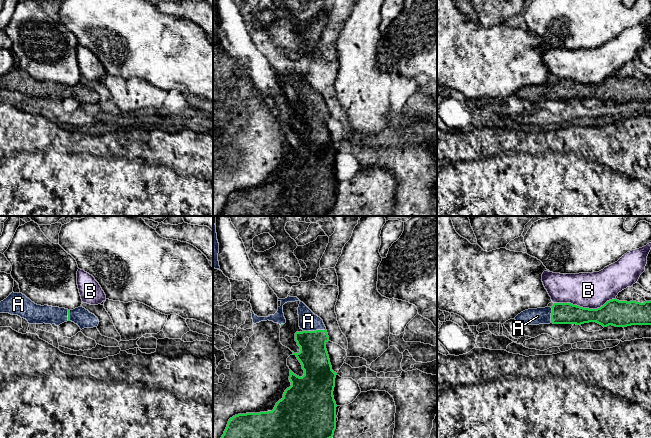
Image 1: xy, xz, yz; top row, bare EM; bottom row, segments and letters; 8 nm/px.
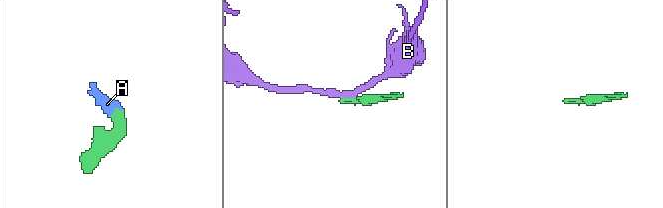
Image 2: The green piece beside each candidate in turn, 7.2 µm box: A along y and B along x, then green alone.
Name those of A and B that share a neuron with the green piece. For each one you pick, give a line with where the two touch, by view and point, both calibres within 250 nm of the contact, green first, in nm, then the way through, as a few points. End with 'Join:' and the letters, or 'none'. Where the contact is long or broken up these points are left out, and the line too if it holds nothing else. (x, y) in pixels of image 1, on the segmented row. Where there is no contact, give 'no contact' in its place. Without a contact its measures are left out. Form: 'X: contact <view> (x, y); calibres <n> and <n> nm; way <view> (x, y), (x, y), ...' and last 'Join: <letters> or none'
A: contact xz (314, 331); calibres 240 and 160 nm
Join: A

